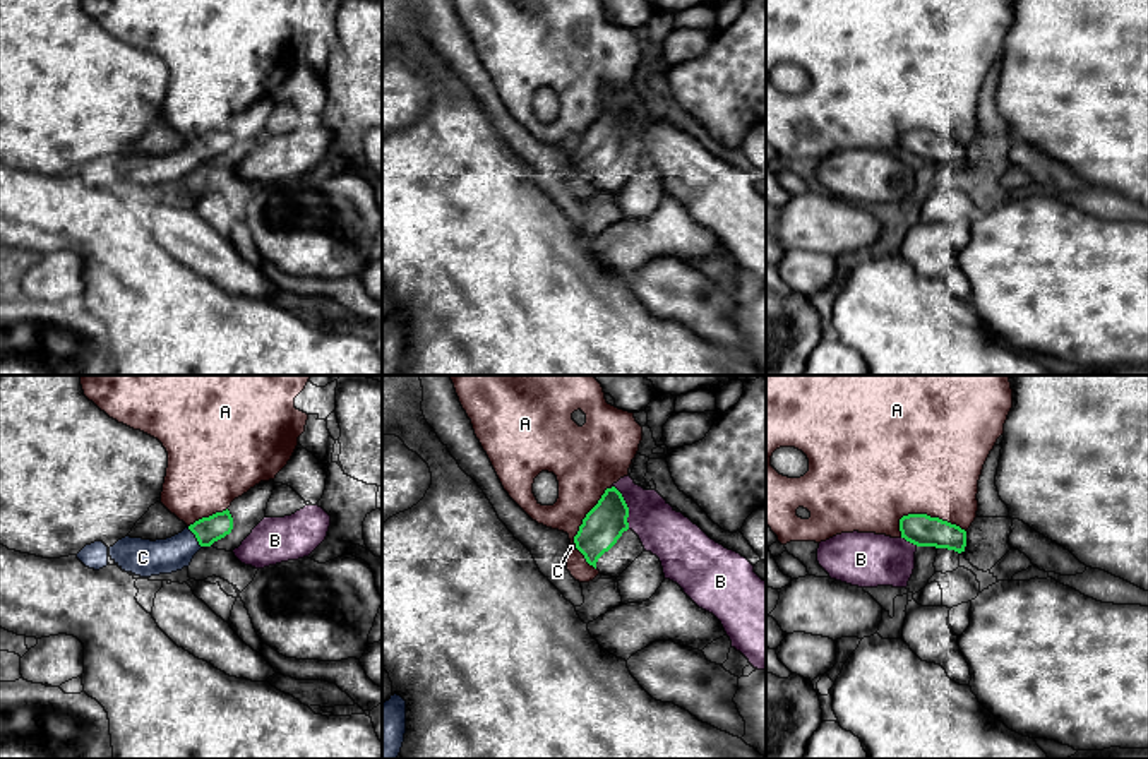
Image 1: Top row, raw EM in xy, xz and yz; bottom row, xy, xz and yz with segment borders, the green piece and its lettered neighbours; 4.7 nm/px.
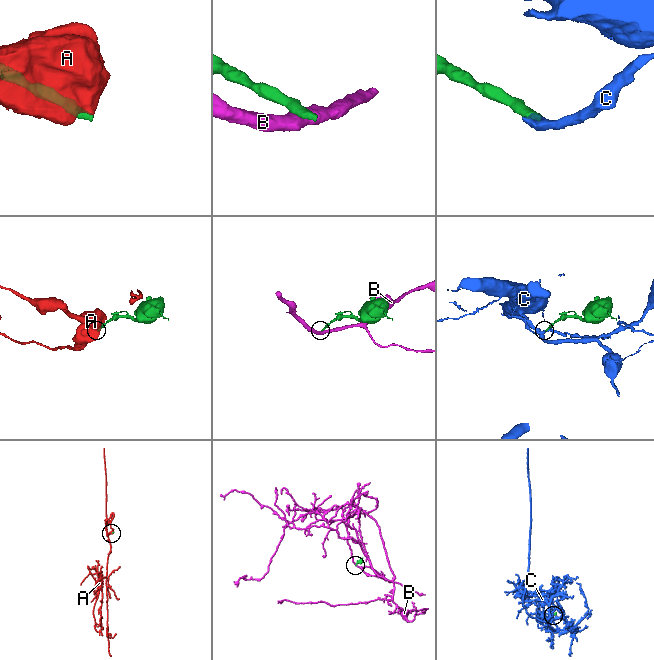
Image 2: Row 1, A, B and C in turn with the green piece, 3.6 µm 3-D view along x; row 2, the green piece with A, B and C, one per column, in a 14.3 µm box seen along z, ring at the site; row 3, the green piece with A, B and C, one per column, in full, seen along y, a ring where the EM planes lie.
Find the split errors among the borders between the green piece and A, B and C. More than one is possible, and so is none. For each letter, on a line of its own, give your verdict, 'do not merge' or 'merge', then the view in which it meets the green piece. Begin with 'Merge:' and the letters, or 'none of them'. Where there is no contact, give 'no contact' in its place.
Merge: C
A: do not merge; meets green in xz
B: do not merge; meets green in xz
C: merge; meets green in xy

